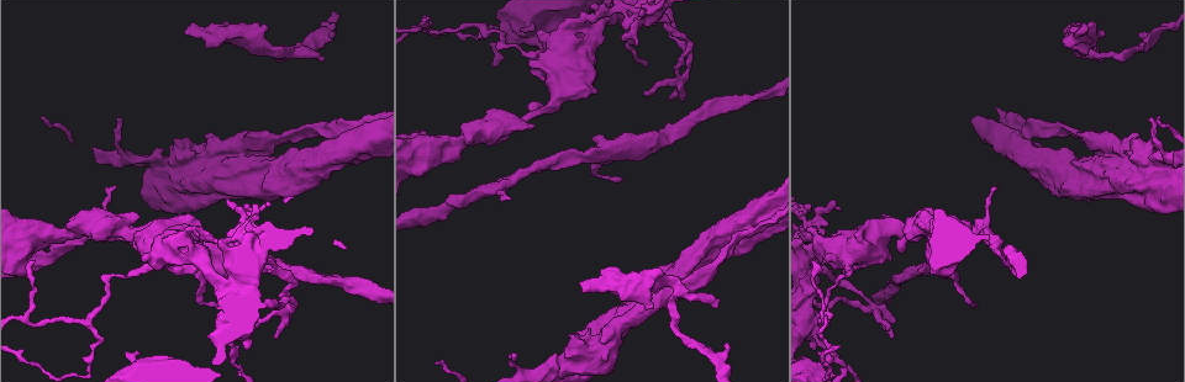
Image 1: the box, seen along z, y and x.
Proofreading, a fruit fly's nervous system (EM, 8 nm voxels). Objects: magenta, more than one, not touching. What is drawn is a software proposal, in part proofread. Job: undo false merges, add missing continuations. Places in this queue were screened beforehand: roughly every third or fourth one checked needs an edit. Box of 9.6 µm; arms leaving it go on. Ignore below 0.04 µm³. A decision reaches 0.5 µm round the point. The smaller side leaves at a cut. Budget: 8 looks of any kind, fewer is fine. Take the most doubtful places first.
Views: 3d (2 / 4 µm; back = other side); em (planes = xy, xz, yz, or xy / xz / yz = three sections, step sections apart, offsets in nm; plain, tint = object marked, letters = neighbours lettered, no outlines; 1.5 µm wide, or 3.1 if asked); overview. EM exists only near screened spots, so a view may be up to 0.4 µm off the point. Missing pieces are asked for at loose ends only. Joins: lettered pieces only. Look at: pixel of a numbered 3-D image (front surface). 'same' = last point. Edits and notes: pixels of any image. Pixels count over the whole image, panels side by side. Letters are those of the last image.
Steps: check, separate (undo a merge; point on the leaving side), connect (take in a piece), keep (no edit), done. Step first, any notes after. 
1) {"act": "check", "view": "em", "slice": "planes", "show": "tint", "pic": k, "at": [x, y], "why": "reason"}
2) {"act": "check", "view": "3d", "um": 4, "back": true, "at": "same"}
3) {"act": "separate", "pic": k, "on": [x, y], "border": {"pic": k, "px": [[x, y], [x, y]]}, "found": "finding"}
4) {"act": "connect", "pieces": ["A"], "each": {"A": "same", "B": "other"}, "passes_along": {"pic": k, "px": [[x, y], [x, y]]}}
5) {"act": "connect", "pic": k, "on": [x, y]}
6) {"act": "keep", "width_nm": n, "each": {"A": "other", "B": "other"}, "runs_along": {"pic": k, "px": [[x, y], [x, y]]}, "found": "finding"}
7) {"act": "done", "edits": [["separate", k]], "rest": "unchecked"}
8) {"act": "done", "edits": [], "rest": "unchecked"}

{"act": "check", "view": "3d", "um": 4, "pic": 1, "at": [533, 23], "why": "thick end"}

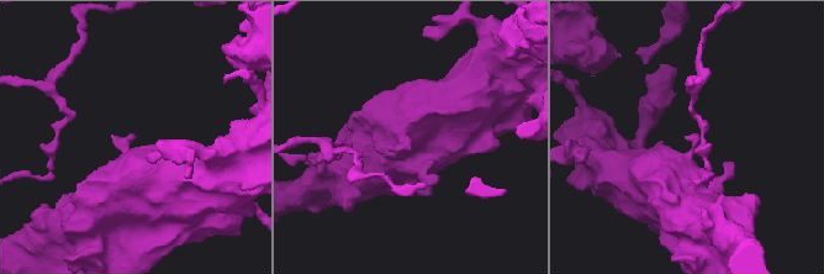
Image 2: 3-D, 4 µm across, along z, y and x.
{"act": "check", "view": "em", "slice": "xy", "step": 8, "show": "letters", "pic": 2, "at": [406, 136]}

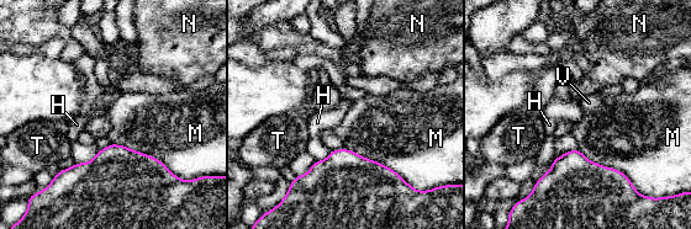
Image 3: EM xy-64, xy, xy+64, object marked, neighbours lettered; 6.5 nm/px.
{"act": "keep", "each": {"H": "other", "M": "other", "N": "other", "T": "other", "V": "other"}, "border": {"pic": 3, "px": [[110, 143], [153, 155], [170, 171]]}, "found": "none of them fits"}

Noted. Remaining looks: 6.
{"act": "check", "view": "em", "slice": "planes", "show": "letters", "pic": 1, "at": [1075, 32], "why": "an open end"}

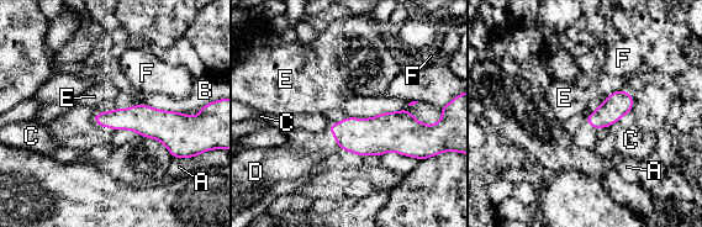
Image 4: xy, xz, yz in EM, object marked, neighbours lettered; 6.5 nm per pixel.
{"act": "connect", "pieces": ["D"], "each": {"A": "other", "B": "other", "C": "other", "D": "same", "E": "other", "F": "other"}, "found": "it goes on there"}

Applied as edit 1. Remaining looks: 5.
{"act": "check", "view": "overview", "why": "see it whole again"}

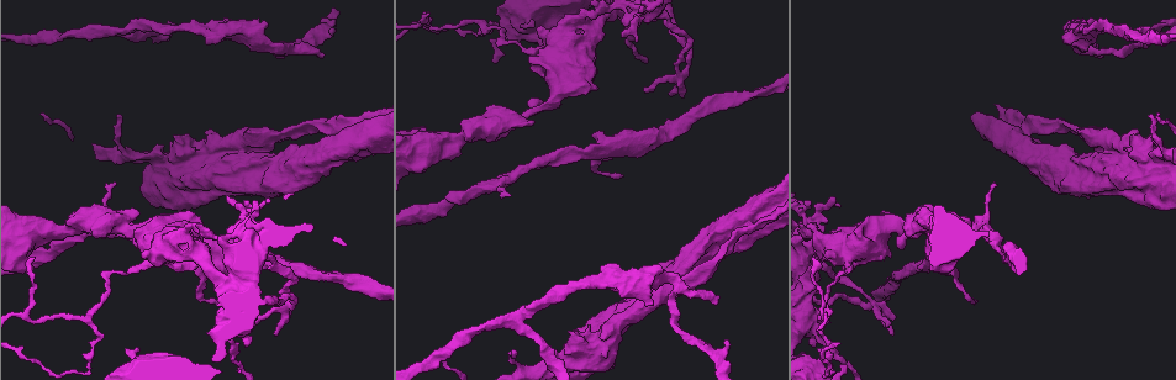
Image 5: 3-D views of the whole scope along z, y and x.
{"act": "check", "view": "em", "slice": "planes", "show": "tint", "pic": 5, "at": [143, 266]}

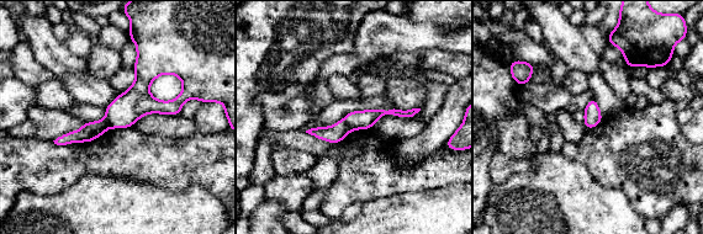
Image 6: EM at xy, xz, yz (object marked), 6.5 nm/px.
{"act": "check", "view": "em", "slice": "planes", "show": "letters", "at": "same", "why": "see the neighbours"}

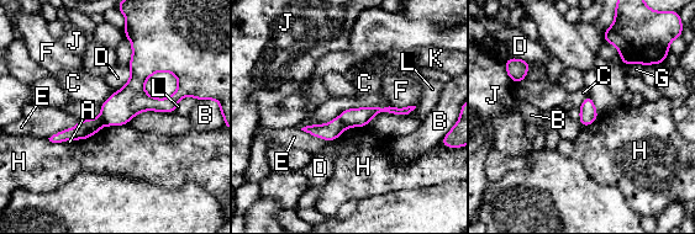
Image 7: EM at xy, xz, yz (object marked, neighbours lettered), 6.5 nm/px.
{"act": "separate", "pic": 7, "on": [85, 128], "width_nm": 110, "each": {"A": "other", "B": "other", "C": "other", "D": "other", "E": "other", "F": "other", "G": "other", "H": "other", "J": "other", "K": "other", "L": "other"}, "part_leaving": {"pic": 7, "px": [[100, 122], [54, 139]]}, "found": "two neurons meet here"}

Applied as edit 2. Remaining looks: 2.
{"act": "done", "edits": [["connect", 4], ["separate", 7]], "rest": "unchecked"}

